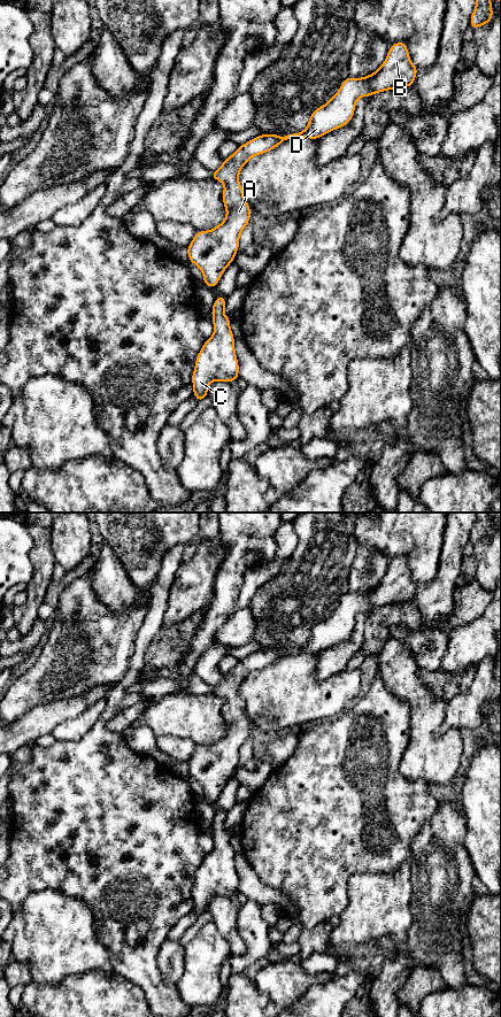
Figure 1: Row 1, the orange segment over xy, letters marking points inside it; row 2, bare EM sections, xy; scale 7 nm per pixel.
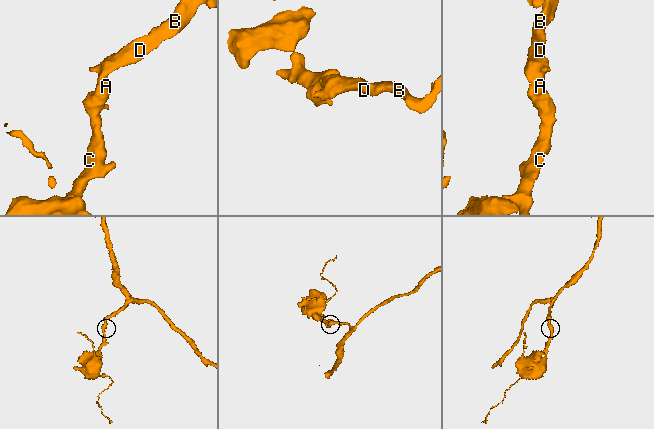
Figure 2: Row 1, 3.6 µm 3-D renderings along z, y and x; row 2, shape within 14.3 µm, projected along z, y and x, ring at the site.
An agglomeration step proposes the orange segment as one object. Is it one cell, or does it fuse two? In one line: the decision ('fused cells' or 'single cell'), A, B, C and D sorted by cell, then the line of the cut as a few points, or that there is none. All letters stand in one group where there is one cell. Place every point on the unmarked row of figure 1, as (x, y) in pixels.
single cell | A B C D | no cut

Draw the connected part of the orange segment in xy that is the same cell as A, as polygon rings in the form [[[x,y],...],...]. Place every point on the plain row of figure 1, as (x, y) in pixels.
[[[398,556],[394,560],[391,560],[386,575],[376,587],[363,593],[348,591],[344,594],[339,606],[331,612],[331,615],[311,627],[309,631],[309,639],[305,645],[298,648],[288,647],[284,652],[278,652],[276,648],[260,649],[246,658],[239,660],[239,663],[231,671],[223,675],[223,678],[217,686],[210,686],[210,693],[214,693],[225,700],[222,708],[222,715],[226,724],[226,732],[219,740],[209,746],[196,746],[192,757],[186,762],[190,777],[201,784],[203,788],[202,796],[209,803],[216,802],[224,785],[234,775],[239,764],[240,748],[246,742],[250,733],[252,724],[244,712],[244,704],[238,695],[241,683],[253,671],[264,669],[278,662],[286,655],[295,655],[300,653],[318,655],[325,648],[349,639],[354,632],[355,619],[359,612],[370,612],[372,609],[378,607],[400,602],[410,602],[415,598],[417,587],[418,583],[413,579],[409,572],[407,558],[404,556]]]

